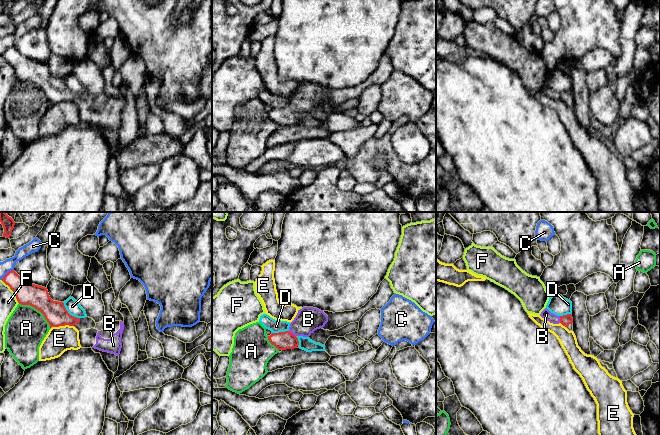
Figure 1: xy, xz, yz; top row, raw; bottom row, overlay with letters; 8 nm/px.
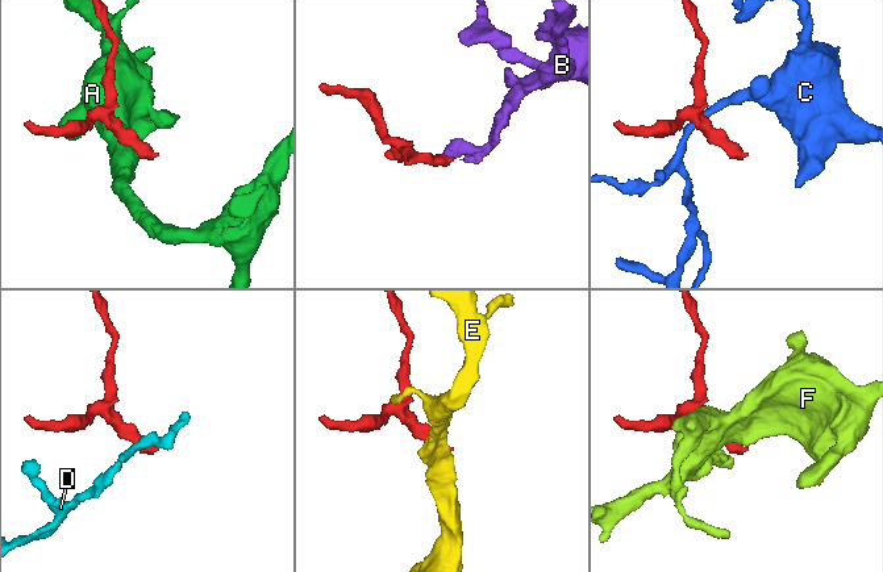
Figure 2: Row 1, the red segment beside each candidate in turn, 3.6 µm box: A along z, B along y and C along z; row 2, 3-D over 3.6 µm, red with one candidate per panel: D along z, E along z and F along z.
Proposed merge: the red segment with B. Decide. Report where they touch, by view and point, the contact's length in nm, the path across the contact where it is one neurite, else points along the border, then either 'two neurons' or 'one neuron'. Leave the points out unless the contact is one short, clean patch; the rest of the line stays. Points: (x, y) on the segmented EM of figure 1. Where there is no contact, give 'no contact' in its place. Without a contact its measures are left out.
xz (291, 333) | 80 nm | across xz (285, 340), (291, 333), (308, 319) | one neuron

